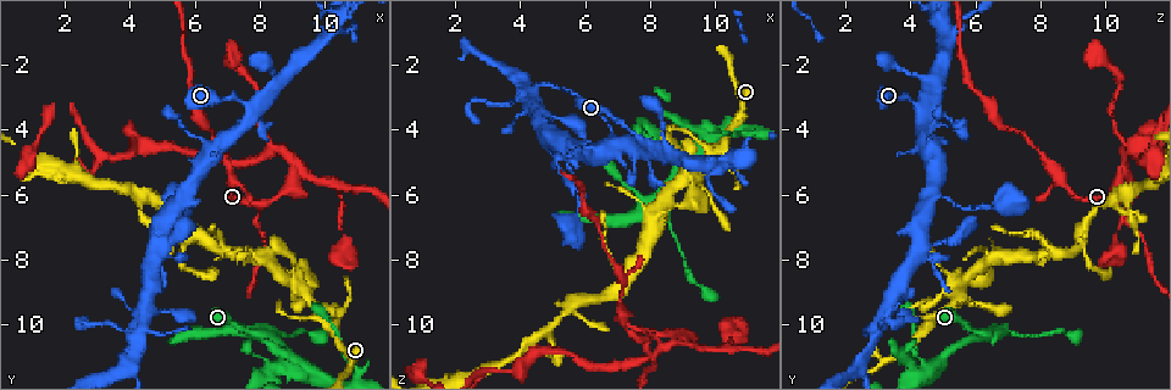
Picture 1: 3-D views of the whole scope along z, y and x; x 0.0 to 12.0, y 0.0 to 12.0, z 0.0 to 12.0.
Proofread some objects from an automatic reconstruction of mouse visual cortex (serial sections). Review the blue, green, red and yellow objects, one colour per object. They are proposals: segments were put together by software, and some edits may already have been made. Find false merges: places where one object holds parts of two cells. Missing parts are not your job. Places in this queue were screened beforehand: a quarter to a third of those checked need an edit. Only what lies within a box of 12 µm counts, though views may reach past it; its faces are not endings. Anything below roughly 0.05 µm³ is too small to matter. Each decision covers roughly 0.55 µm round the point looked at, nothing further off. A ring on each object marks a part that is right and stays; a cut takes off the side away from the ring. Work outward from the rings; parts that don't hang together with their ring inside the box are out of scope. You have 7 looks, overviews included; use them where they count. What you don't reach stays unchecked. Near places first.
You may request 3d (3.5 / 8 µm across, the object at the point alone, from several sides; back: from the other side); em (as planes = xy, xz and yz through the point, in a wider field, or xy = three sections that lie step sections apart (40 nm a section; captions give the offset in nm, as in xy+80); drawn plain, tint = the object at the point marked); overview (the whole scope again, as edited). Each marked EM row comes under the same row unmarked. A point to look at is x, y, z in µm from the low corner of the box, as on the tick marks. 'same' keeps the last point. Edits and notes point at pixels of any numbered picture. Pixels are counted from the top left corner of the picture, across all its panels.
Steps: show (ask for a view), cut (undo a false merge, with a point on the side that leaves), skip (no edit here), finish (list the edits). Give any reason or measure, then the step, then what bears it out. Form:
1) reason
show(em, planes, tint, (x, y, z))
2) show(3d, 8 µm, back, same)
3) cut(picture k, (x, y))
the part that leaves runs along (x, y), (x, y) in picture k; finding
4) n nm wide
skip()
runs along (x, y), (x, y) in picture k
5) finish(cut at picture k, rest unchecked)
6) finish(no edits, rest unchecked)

arms part here
show(3d, 3.5 µm, (5.7, 5.9, 4.7))

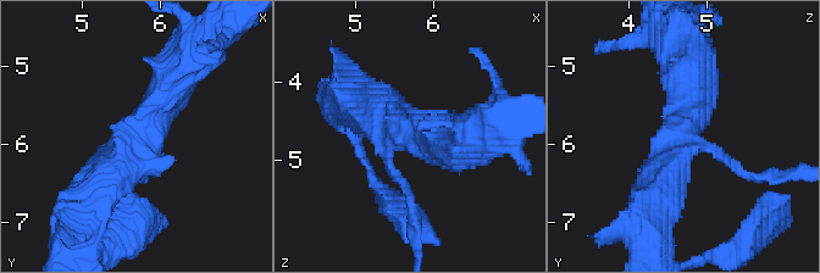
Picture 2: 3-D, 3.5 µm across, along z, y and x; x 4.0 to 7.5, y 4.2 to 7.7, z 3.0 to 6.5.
show(em, xy, step 1, tint, (5.65, 5.85, 4.65))

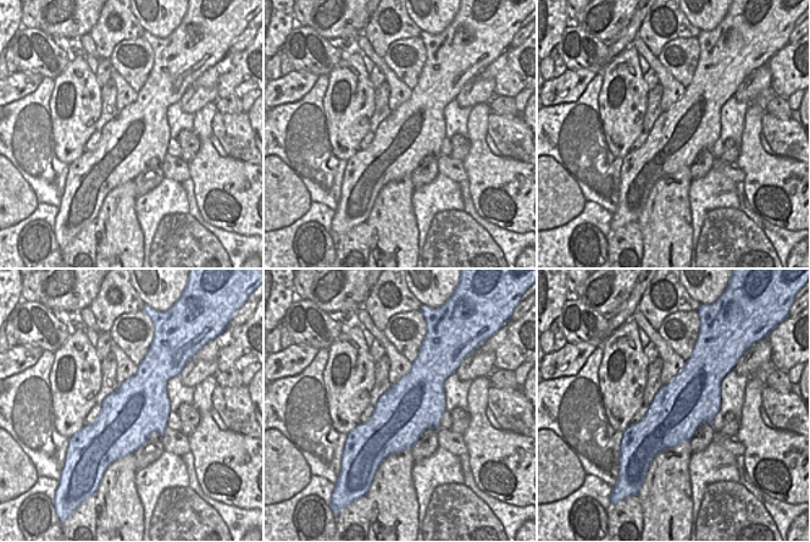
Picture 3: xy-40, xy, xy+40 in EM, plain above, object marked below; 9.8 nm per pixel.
skip()
one cell here

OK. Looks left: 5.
sudden change in width
show(3d, 8 µm, (7.2, 5.7, 8.8))

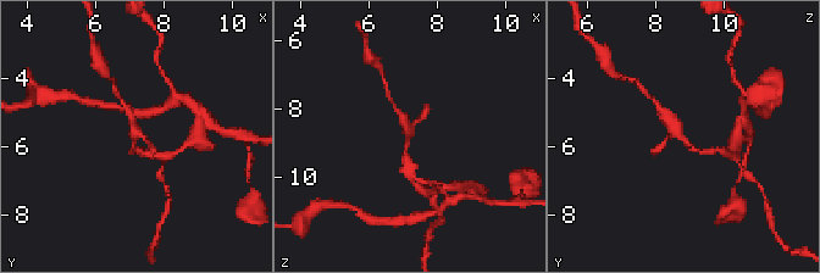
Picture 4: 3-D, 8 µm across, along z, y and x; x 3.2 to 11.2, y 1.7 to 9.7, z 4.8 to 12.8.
show(em, xy, step 2, tint, (7.2, 5.8, 8.7))

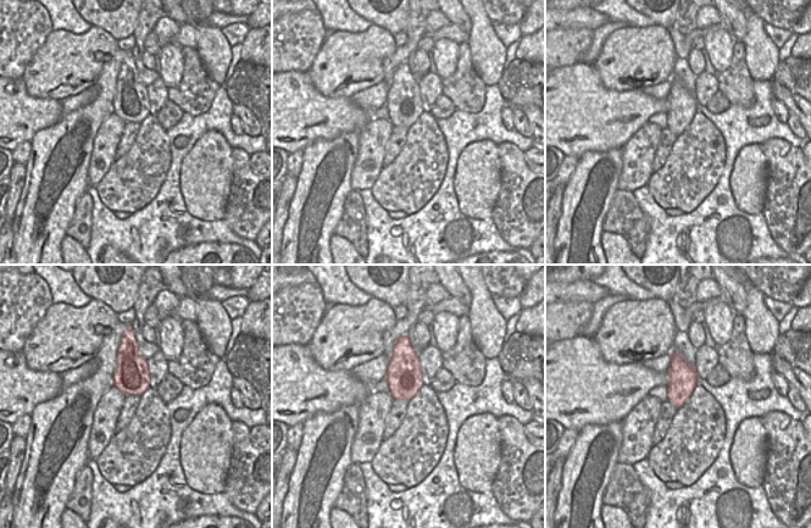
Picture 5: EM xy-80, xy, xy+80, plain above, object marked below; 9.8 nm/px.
340 nm wide
skip()
runs along (710, 152), (687, 144), (661, 110) in picture 4; all the same cell

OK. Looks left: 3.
abrupt turn
show(3d, 8 µm, (9.0, 5.5, 10.4))

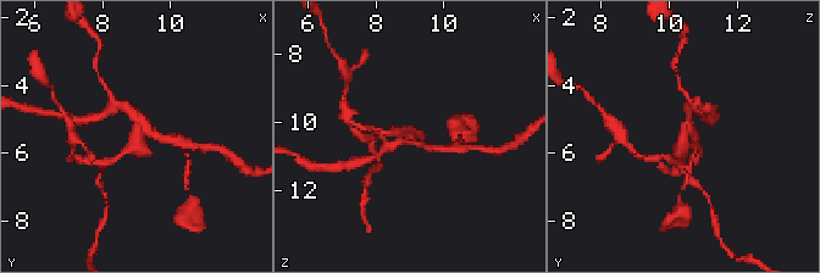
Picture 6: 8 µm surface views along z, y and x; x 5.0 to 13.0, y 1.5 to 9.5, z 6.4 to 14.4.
show(3d, 3.5 µm, (9.0, 5.6, 10.4))

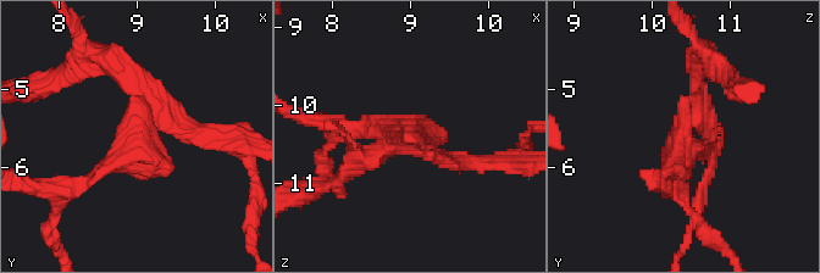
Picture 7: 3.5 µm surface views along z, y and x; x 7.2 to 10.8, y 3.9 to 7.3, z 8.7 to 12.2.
show(em, planes, tint, (8.95, 5.55, 10.40))

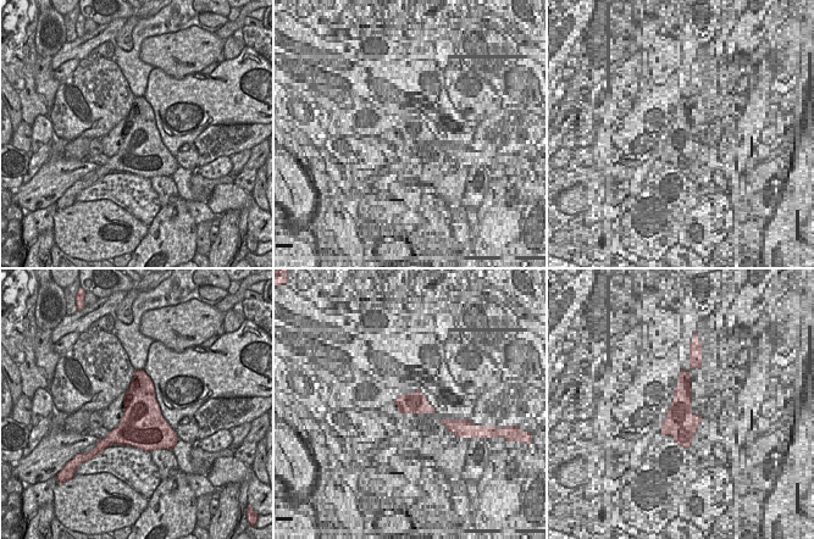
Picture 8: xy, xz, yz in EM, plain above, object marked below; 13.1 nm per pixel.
cut(picture 7, (197, 128))
two cells meet here

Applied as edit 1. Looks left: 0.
finish(cut at picture 7, rest unchecked)

